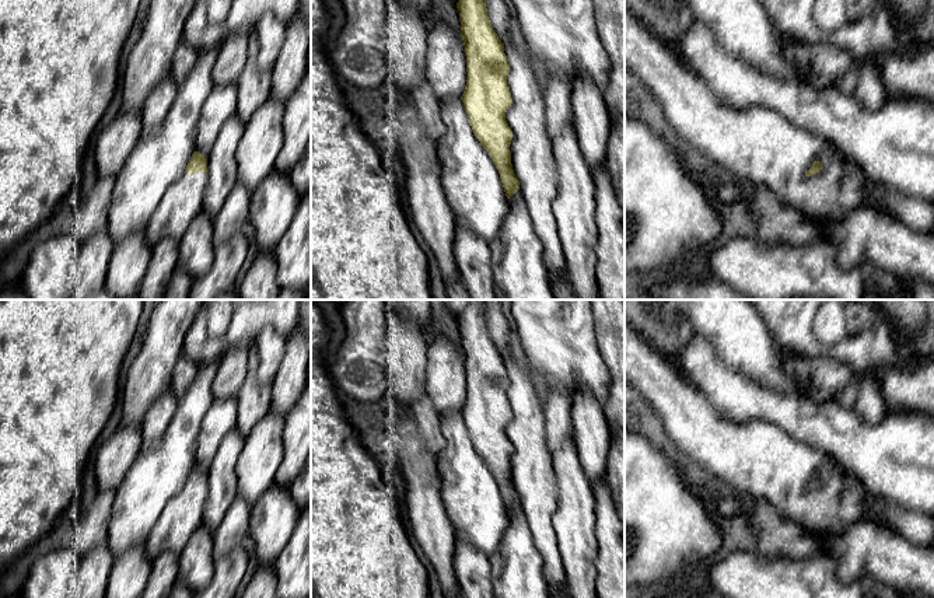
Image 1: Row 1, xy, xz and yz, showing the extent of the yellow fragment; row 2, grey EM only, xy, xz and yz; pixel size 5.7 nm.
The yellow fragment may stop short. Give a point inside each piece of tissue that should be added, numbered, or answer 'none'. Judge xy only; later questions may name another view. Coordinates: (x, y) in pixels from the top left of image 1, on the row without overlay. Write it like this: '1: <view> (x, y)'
1: xy (182, 516)

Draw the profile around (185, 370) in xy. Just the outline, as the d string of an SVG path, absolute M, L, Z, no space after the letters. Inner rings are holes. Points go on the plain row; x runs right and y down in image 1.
M181 356L175 364L172 380L171 380L171 391L176 398L183 396L188 388L195 381L197 374L199 364L193 363L185 356Z

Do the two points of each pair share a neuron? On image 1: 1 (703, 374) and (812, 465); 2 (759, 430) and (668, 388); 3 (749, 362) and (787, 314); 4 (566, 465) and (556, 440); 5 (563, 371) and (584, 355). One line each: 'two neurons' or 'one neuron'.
1: two neurons
2: one neuron
3: two neurons
4: two neurons
5: one neuron

